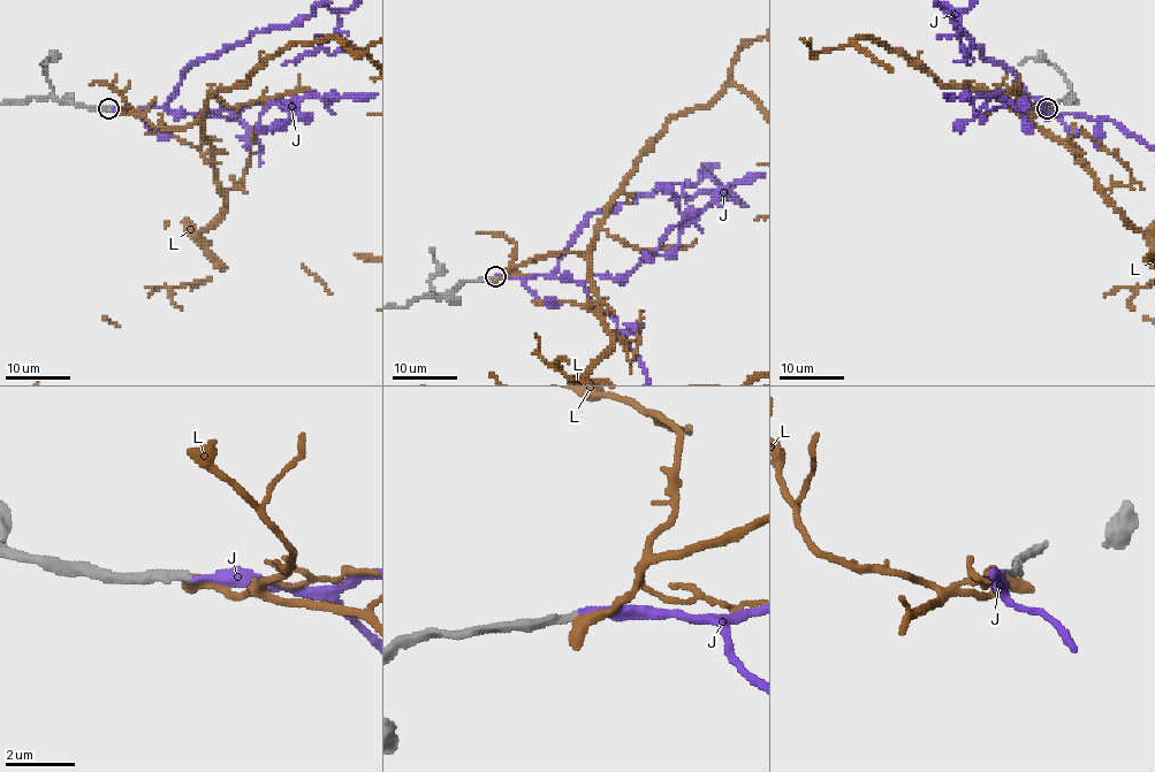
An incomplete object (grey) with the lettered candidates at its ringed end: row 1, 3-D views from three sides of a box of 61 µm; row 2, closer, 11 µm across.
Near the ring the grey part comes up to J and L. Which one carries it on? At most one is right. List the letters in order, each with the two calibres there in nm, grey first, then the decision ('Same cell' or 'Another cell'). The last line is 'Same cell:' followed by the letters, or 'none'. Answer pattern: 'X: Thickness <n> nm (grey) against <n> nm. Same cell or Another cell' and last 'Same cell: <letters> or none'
J: Thickness 240 nm (grey) against 280 nm. Same cell
L: Thickness 260 nm (grey) against 440 nm. Another cell
Same cell: J

